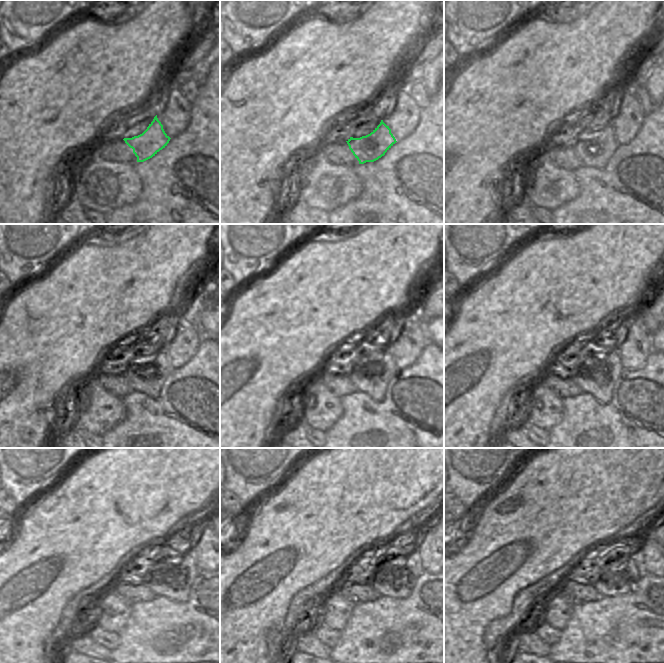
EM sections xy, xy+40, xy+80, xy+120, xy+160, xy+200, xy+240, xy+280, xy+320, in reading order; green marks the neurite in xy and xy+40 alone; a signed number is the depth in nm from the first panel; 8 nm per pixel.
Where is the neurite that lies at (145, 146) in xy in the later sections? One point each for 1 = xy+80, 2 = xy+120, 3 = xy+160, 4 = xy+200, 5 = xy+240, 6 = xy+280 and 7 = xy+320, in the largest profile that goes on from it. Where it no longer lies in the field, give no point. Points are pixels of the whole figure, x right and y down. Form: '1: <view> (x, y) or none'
1: xy+80 (595, 152)
2: xy+120 (147, 377)
3: xy+160 (375, 384)
4: xy+200 (600, 385)
5: xy+240 (168, 587)
6: xy+280 (390, 586)
7: xy+320 (616, 585)

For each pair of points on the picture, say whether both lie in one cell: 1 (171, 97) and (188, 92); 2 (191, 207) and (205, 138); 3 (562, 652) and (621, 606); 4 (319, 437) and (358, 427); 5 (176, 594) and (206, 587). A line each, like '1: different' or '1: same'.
1: different
2: same
3: same
4: different
5: different

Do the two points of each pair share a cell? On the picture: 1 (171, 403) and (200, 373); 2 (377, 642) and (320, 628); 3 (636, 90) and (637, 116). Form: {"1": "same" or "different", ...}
{"1": "same", "2": "different", "3": "different"}

